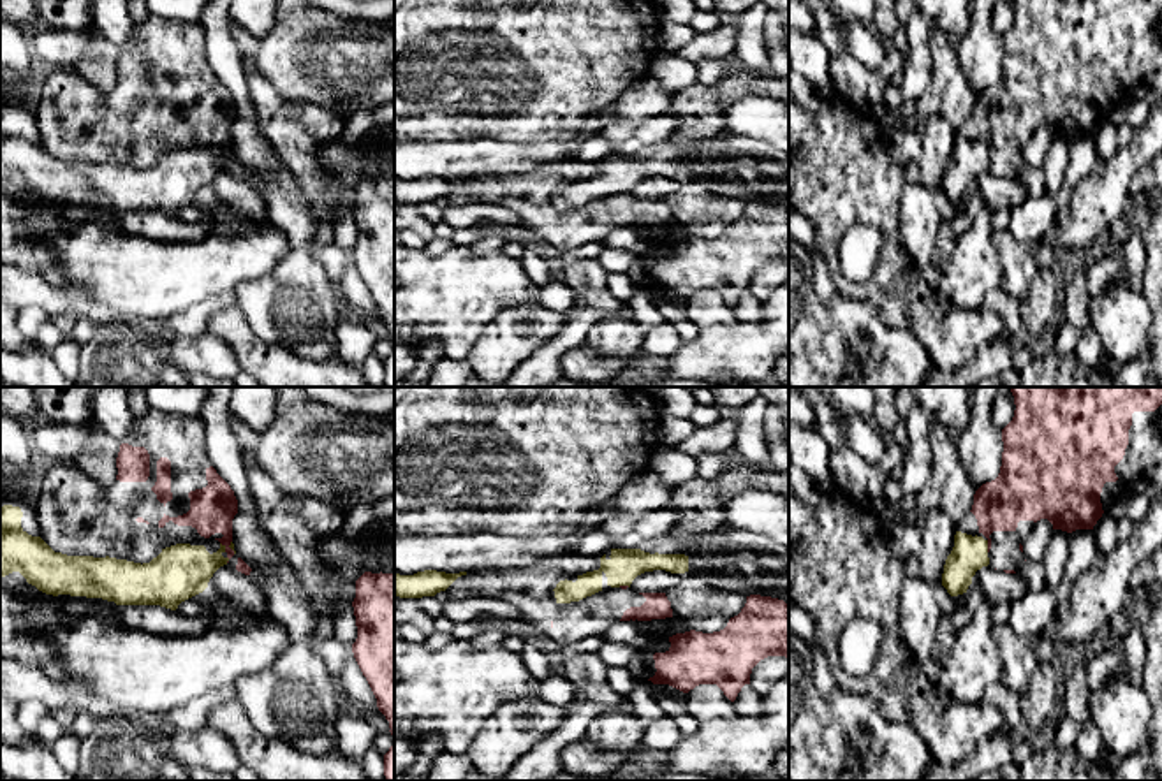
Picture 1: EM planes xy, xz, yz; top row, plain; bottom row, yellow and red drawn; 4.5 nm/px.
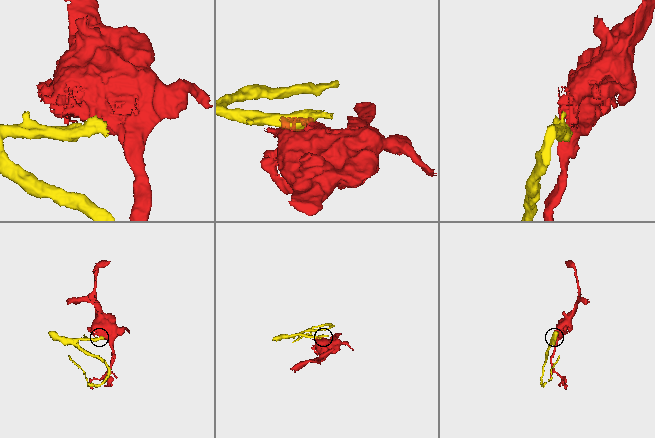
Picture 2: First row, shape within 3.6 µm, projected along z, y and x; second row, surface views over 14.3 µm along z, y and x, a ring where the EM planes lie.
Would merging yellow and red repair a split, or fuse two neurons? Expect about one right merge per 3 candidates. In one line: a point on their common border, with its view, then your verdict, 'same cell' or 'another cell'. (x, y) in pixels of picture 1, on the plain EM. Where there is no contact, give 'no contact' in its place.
contact yz (986, 152); another cell

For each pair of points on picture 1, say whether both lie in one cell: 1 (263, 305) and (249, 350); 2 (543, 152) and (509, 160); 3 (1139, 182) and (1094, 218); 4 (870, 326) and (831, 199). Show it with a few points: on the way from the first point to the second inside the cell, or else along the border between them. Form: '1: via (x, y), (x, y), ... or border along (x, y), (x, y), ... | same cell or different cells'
1: border along (236, 305), (261, 338), (277, 342), (291, 352) | different cells
2: via (534, 155), (518, 159) | same cell
3: border along (1143, 166), (1132, 178), (1129, 192) | different cells
4: border along (838, 292), (865, 301), (886, 324), (897, 328) | different cells

